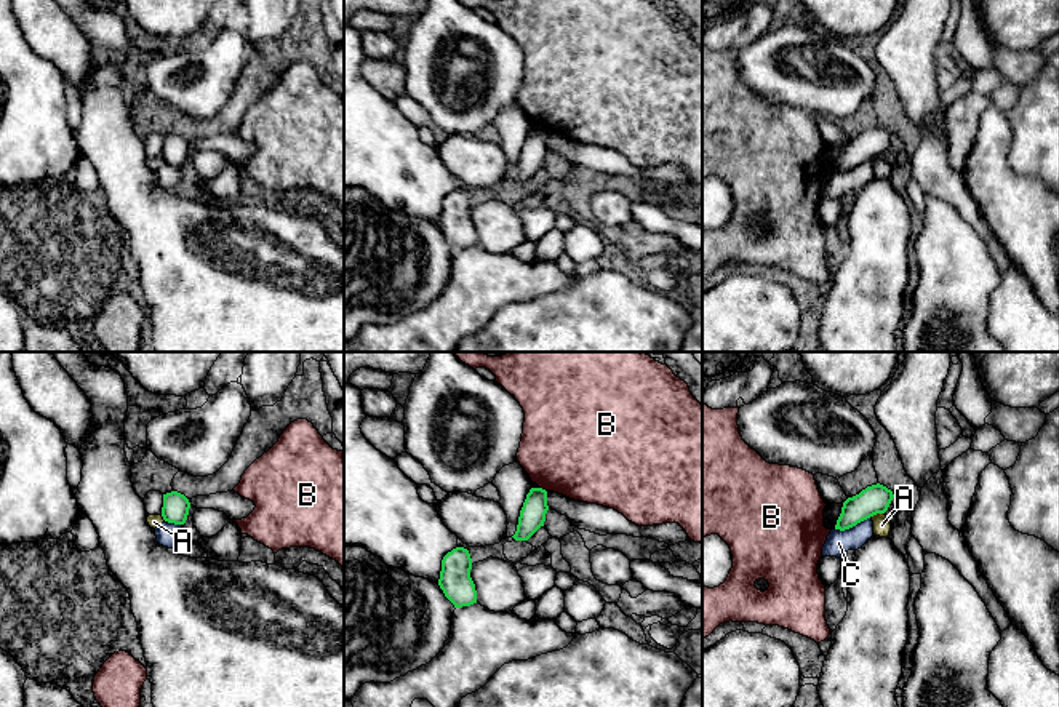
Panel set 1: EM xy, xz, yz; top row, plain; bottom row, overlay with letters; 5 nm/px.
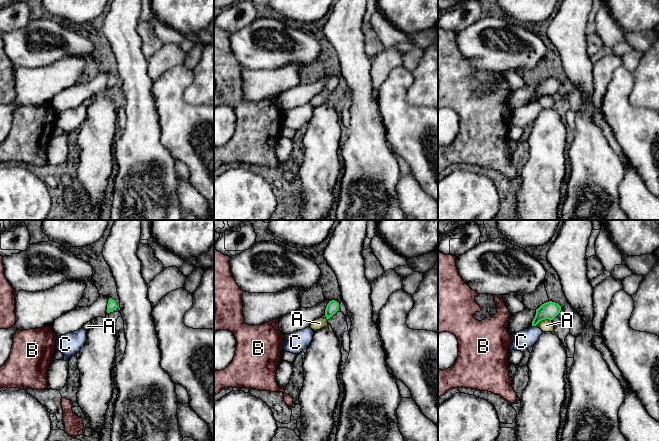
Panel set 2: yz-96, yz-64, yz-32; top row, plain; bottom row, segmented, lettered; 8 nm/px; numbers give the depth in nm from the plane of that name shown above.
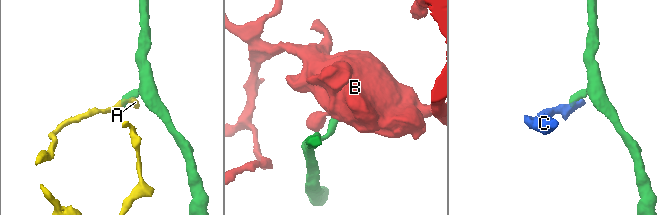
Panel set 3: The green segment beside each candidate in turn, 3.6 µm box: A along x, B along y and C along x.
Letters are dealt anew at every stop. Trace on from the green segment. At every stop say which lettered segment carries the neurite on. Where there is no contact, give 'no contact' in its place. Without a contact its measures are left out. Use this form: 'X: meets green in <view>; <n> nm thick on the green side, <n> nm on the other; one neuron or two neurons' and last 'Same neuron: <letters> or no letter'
A: meets green in yz; 150 nm thick on the green side, 90 nm on the other; two neurons
B: meets green in xz; 130 nm thick on the green side, 480 nm on the other; two neurons
C: meets green in yz; 150 nm thick on the green side, 120 nm on the other; two neurons
Same neuron: no letter

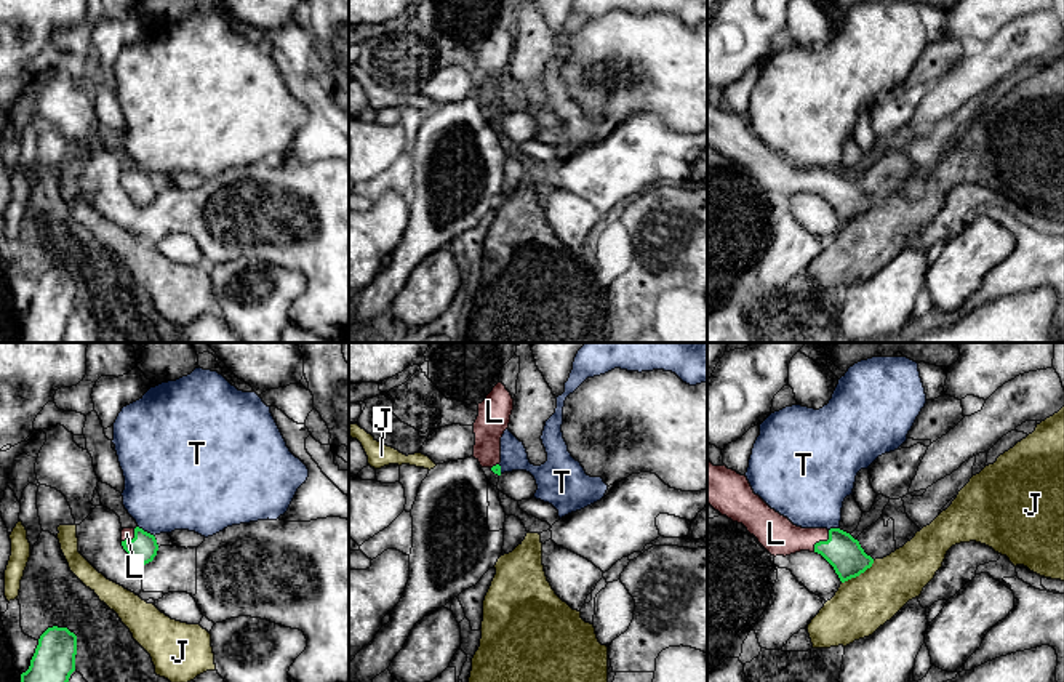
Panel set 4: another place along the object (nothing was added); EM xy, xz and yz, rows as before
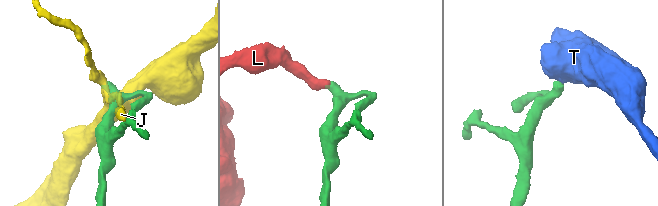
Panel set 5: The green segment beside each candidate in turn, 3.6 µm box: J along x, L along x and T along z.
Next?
J: meets green in yz; 180 nm thick on the green side, 280 nm on the other; two neurons
L: meets green in yz; 180 nm thick on the green side, 190 nm on the other; one neuron
T: meets green in xy; 150 nm thick on the green side, 440 nm on the other; two neurons
Same neuron: L

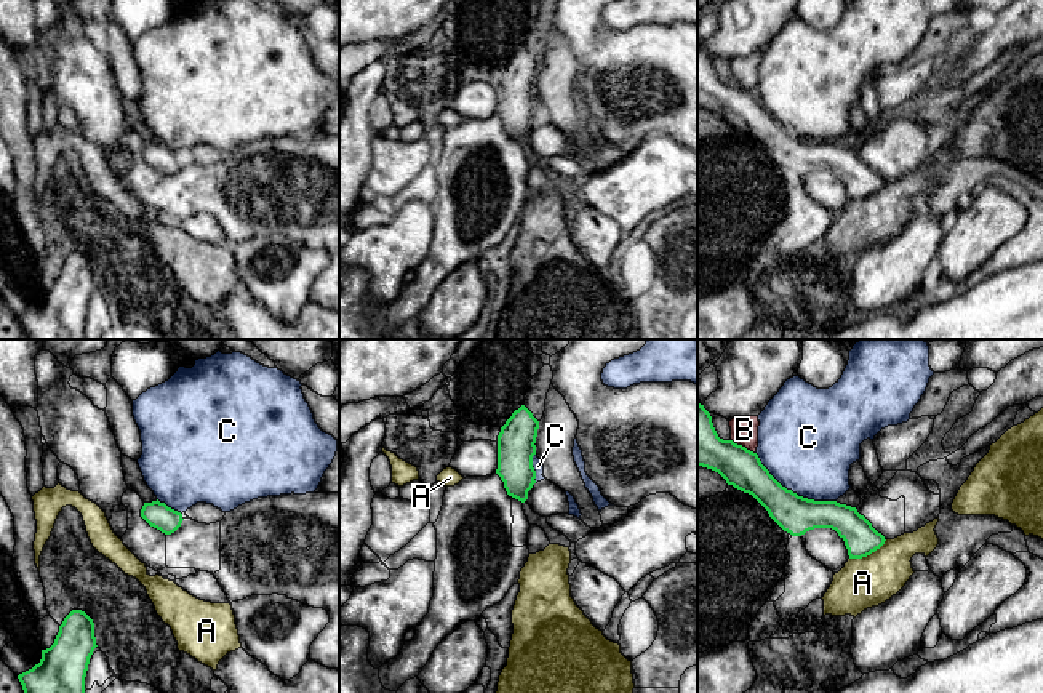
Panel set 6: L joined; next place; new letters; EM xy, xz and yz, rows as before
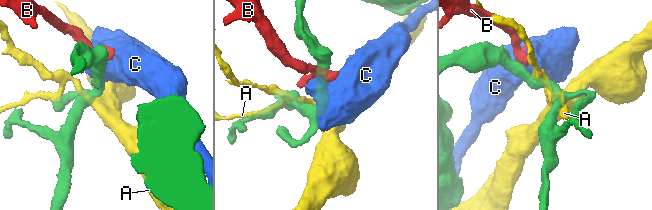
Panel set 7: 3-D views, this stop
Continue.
A: meets green in yz; 170 nm thick on the green side, 260 nm on the other; two neurons
B: meets green in yz; 220 nm thick on the green side, 140 nm on the other; two neurons
C: meets green in yz; 190 nm thick on the green side, 480 nm on the other; two neurons
Same neuron: no letter

